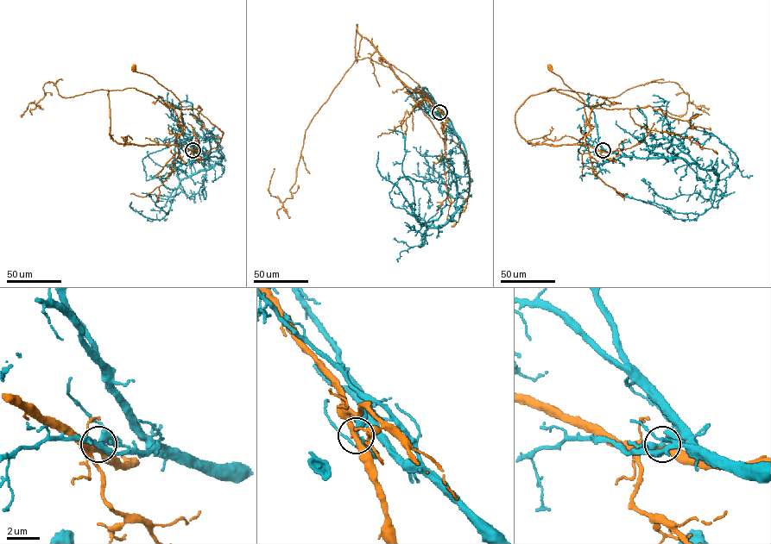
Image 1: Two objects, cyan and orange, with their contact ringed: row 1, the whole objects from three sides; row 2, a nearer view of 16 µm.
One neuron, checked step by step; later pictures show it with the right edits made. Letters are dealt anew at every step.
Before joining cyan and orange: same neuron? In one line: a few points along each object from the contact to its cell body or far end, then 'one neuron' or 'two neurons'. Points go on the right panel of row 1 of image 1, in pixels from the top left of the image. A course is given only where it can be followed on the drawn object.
cyan runs (603, 150), (685, 159), (718, 175), (715, 188), (706, 188), (681, 158), (666, 151), (695, 114); orange runs (603, 150), (585, 144), (585, 136), (590, 128), (584, 101), (549, 67); two neurons

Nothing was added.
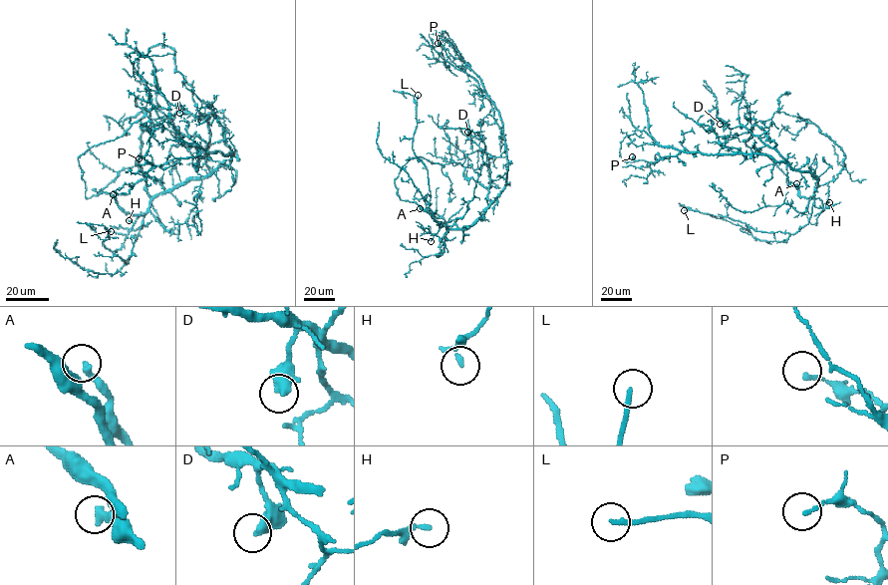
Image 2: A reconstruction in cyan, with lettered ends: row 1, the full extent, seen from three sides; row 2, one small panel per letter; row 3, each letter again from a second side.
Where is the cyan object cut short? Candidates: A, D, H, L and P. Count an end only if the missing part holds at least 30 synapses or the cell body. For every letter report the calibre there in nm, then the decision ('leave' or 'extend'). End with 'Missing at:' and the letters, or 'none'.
A: 320 nm thick; extend
D: 480 nm thick; leave
H: 190 nm thick; leave
L: 180 nm thick; extend
P: 150 nm thick; leave
Missing at: A, L

